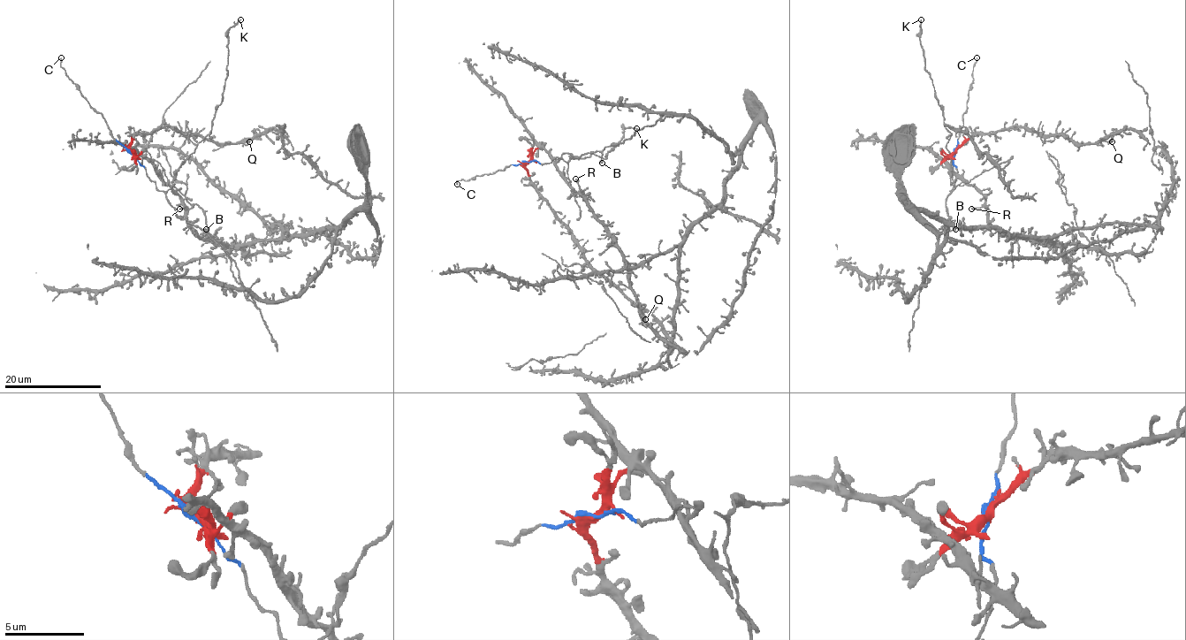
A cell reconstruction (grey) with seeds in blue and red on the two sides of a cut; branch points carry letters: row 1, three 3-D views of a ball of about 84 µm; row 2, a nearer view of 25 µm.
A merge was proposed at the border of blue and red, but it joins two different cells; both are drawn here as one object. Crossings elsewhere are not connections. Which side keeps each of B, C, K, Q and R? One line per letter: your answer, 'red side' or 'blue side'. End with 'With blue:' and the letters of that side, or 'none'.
B: blue side
C: blue side
K: blue side
Q: red side
R: red side
With blue: B, C, K

